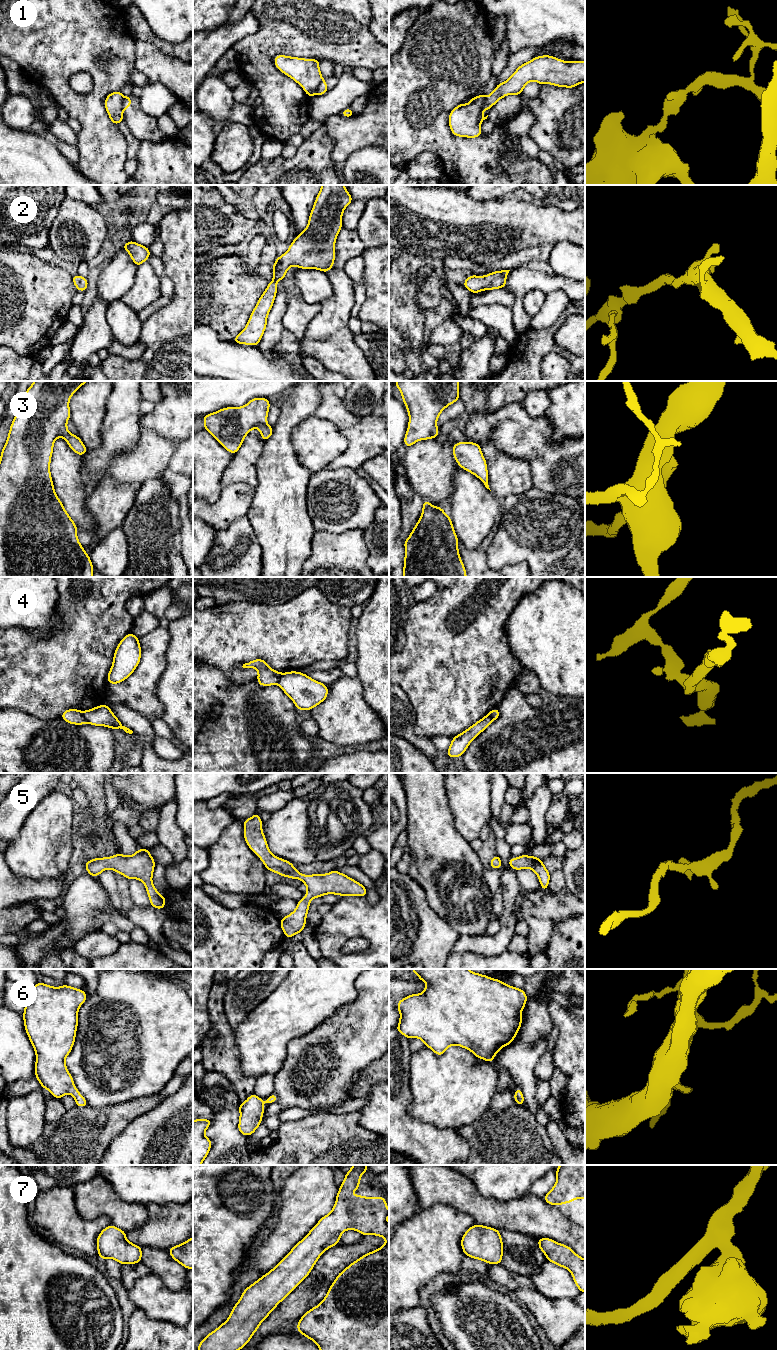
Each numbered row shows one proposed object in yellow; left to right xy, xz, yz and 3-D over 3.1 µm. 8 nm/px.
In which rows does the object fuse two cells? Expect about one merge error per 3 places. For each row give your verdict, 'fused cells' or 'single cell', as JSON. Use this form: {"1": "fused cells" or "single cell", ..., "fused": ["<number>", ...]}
{"1": "fused cells", "2": "single cell", "3": "single cell", "4": "single cell", "5": "single cell", "6": "single cell", "7": "single cell", "fused": ["1"]}

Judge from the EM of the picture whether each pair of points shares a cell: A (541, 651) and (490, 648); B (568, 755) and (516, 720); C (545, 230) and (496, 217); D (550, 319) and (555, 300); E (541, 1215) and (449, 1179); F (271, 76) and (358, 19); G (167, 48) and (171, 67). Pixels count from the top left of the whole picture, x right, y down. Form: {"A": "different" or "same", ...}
{"A": "different", "B": "same", "C": "same", "D": "same", "E": "same", "F": "same", "G": "different"}

